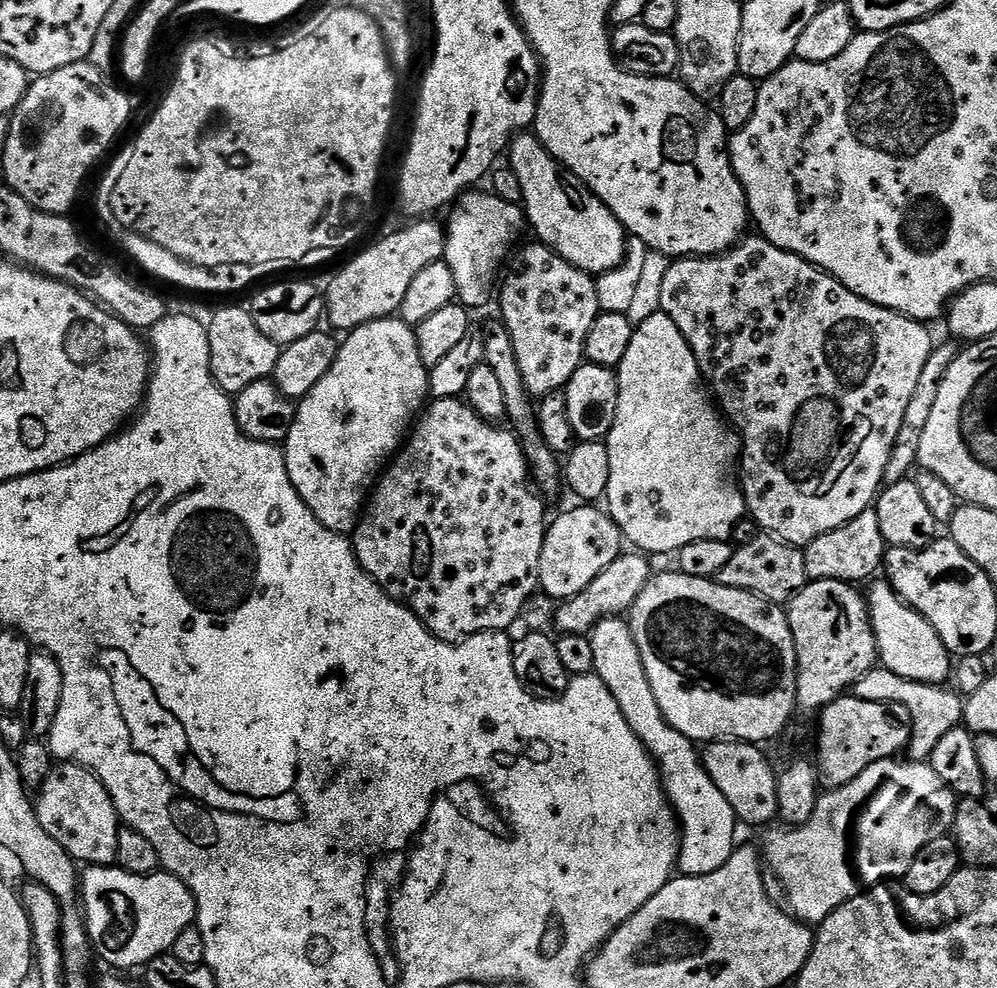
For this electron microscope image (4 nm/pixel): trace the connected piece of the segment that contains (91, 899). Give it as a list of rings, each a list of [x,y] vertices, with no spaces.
[[[88,866],[83,869],[78,884],[82,897],[84,927],[88,929],[91,947],[108,964],[116,968],[143,969],[154,958],[171,953],[174,941],[182,930],[193,927],[196,919],[196,899],[177,876],[169,872],[153,872],[151,876],[130,874],[118,866]]]

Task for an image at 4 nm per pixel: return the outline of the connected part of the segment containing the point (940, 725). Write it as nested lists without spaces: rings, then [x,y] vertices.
[[[877,666],[854,686],[854,694],[863,700],[891,702],[905,708],[912,719],[912,738],[908,742],[907,755],[917,762],[927,761],[934,754],[934,746],[942,742],[952,728],[961,727],[964,719],[964,700],[951,687],[923,684],[902,678],[883,666]]]

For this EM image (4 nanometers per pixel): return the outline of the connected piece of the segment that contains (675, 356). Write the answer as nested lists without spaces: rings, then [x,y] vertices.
[[[655,312],[646,322],[635,325],[630,340],[630,347],[626,350],[626,358],[622,358],[619,369],[616,372],[618,378],[618,414],[614,418],[614,426],[606,438],[610,450],[610,486],[606,497],[606,511],[612,517],[612,521],[620,527],[621,537],[628,540],[633,549],[644,554],[652,552],[679,553],[682,546],[690,546],[690,542],[699,540],[728,540],[731,532],[735,530],[736,523],[745,519],[744,490],[738,479],[737,465],[742,460],[742,441],[734,431],[731,424],[722,415],[719,407],[714,403],[709,389],[706,387],[706,377],[698,366],[698,362],[692,353],[692,347],[688,339],[674,326],[674,322],[666,313]]]

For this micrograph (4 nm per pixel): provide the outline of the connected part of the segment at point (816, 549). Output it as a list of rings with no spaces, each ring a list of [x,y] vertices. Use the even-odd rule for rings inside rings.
[[[874,510],[858,514],[858,518],[846,522],[846,526],[814,538],[814,542],[810,542],[804,549],[809,581],[840,580],[850,585],[855,585],[856,580],[871,581],[871,576],[876,571],[881,571],[885,555],[886,545],[882,526],[879,525],[878,514]]]

